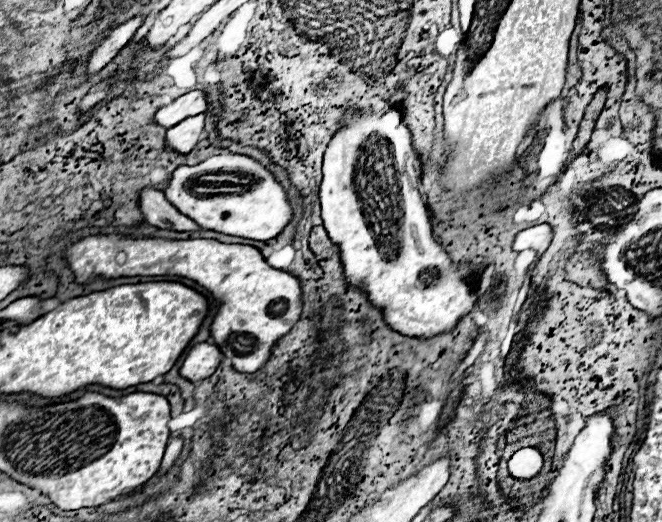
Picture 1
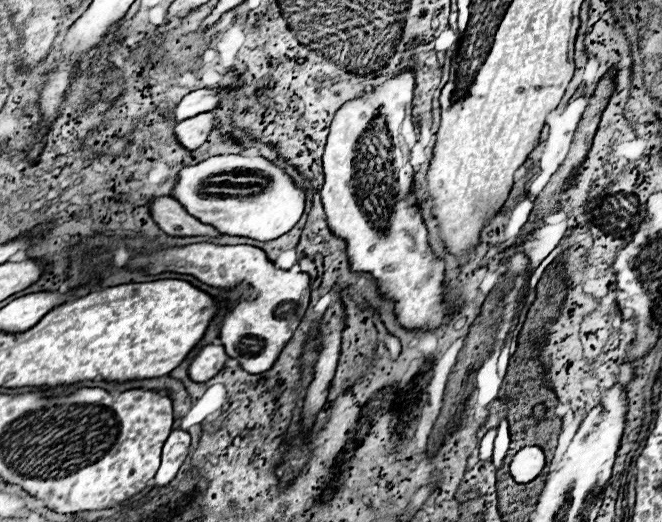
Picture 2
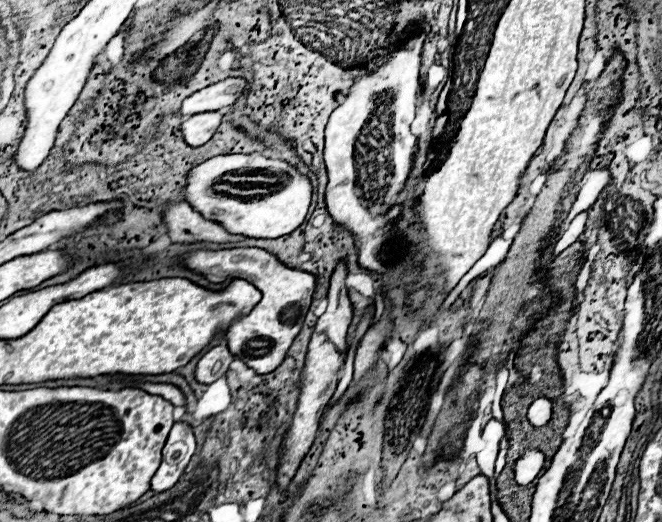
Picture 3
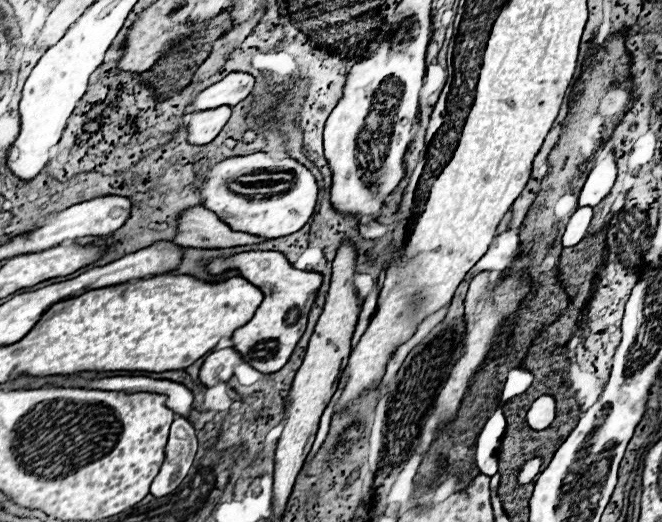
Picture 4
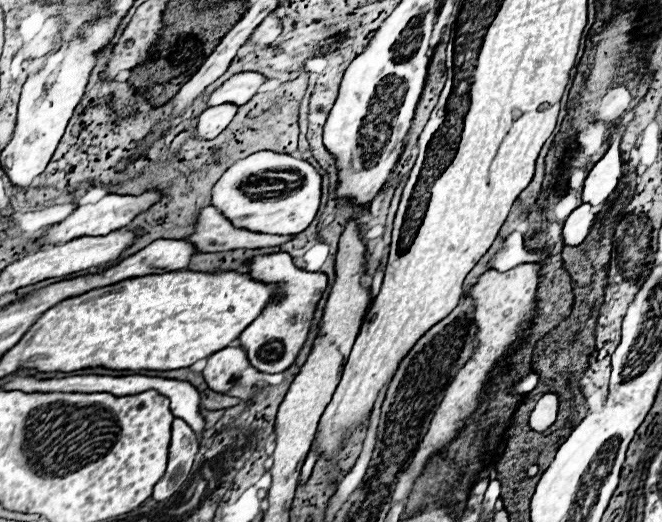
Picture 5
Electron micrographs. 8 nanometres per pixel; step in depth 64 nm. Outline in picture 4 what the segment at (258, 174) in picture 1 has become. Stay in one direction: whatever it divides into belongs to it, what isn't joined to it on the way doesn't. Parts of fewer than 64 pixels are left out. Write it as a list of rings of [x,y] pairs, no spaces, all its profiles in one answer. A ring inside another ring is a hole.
[[[256,152],[250,156],[228,158],[224,162],[218,162],[216,166],[212,166],[212,170],[208,172],[208,180],[202,188],[202,198],[204,198],[202,206],[206,206],[208,210],[214,210],[230,228],[246,230],[248,234],[258,234],[258,236],[266,236],[266,238],[282,238],[282,236],[294,234],[312,218],[314,206],[318,200],[318,182],[306,166],[302,166],[290,158],[274,160],[264,152]],[[262,172],[292,172],[294,182],[282,194],[274,194],[268,198],[260,198],[260,200],[256,200],[252,196],[242,196],[242,194],[236,194],[236,192],[229,190],[228,184],[234,182],[236,178],[248,176],[248,174],[262,174]]]

